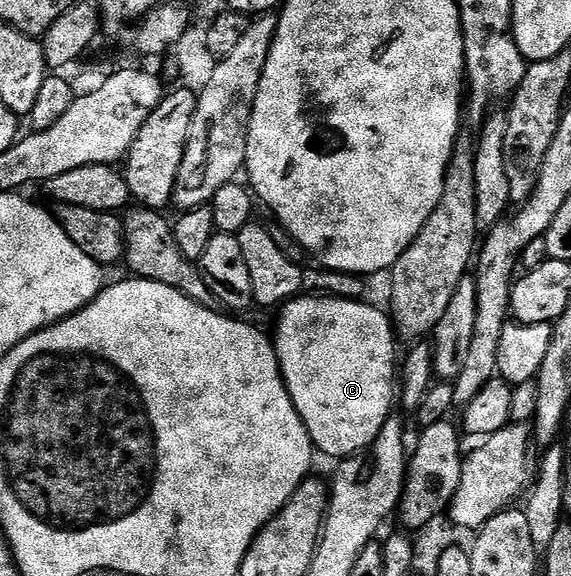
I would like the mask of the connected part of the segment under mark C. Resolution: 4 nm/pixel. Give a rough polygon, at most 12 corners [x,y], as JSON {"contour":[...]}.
{"contour":[[345,298],[284,303],[276,355],[313,447],[393,417],[398,334]]}

